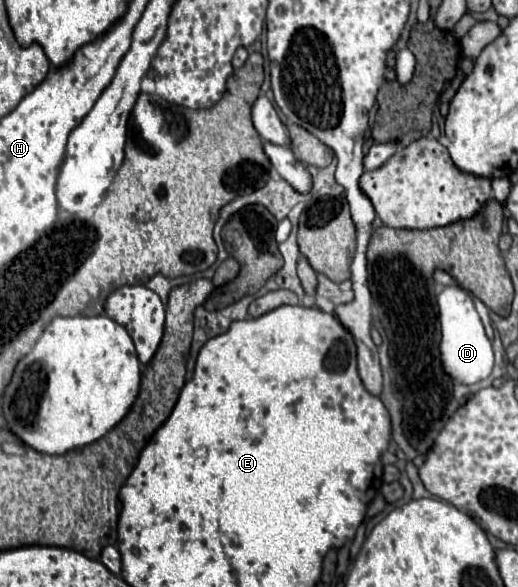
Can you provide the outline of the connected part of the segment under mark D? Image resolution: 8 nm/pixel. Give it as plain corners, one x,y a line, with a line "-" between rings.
445,286
439,296
439,318
441,318
441,358
447,374
463,384
475,384
487,378
493,370
493,350
485,336
481,318
475,310
473,298
459,286

